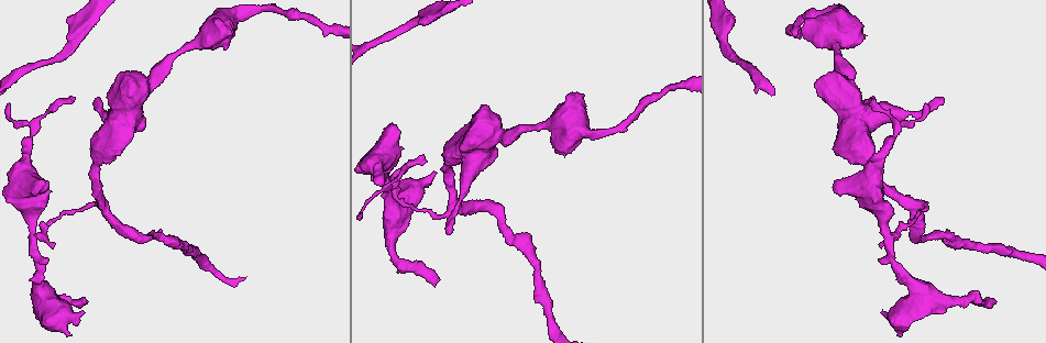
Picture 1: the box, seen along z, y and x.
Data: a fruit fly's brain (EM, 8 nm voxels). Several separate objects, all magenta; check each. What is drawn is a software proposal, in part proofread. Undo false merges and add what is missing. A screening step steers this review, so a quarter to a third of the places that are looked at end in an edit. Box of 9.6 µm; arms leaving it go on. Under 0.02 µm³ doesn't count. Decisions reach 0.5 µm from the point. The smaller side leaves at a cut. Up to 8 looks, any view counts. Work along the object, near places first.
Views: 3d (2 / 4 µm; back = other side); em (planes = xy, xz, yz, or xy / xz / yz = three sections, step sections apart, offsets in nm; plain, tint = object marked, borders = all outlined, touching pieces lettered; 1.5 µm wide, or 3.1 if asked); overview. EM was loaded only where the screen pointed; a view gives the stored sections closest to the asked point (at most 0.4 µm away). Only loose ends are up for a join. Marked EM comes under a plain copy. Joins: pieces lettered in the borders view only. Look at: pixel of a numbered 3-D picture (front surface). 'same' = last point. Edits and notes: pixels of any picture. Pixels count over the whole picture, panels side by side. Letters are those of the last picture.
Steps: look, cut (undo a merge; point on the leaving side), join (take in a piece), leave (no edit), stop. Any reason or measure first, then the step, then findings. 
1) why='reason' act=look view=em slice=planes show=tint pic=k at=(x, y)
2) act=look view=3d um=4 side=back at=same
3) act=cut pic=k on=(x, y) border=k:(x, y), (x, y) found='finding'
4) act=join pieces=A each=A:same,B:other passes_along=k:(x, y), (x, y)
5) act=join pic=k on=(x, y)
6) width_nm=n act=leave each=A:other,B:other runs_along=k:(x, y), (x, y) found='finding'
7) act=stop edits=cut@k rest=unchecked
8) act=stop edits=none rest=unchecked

act=look view=3d um=2 pic=1 at=(33, 236)

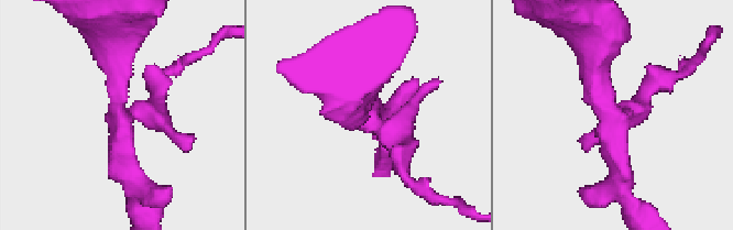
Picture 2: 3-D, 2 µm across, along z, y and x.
act=look view=em slice=xy step=4 show=borders pic=2 at=(617, 115)

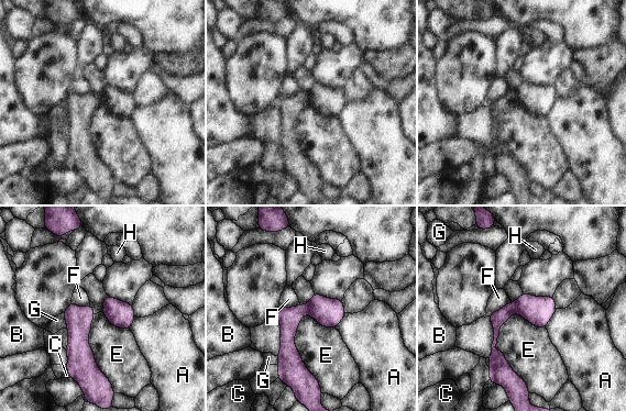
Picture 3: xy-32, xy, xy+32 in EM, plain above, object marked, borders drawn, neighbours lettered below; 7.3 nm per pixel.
why='another direction' act=look view=em slice=planes show=borders at=same

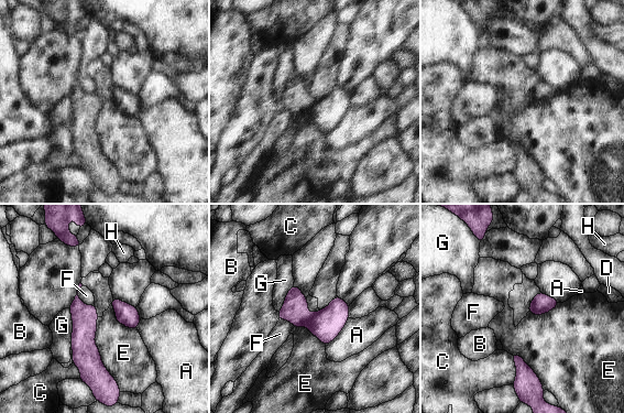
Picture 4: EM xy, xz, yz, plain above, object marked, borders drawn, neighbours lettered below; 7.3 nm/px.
act=cut pic=4 on=(295, 308) each=A:other,B:other,C:other,D:other,E:other,F:other,G:other,H:other part_leaving=4:(76, 301), (85, 354), (107, 376) found='a second cell is stuck on'

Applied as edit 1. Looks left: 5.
why='calibre changes' act=look view=3d um=2 pic=1 at=(97, 170)

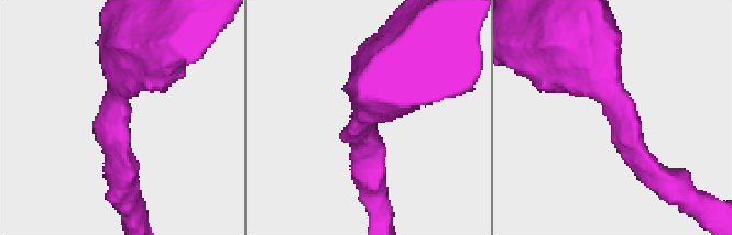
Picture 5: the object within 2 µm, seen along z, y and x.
arm_widths_nm=240,650 act=look view=em slice=planes show=borders pic=5 at=(620, 120)

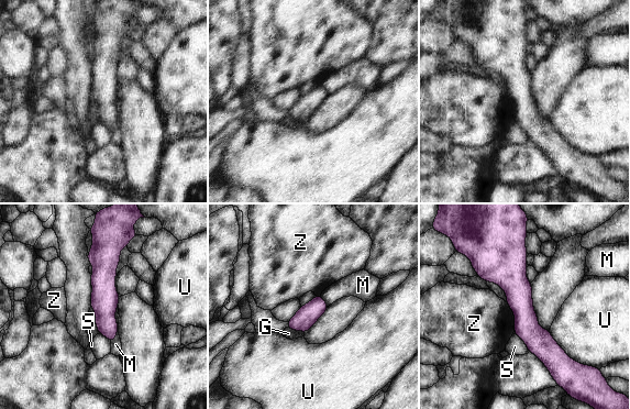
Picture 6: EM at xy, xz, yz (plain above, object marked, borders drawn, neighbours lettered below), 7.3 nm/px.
longest_contact=U:340nm act=leave each=G:other,M:other,S:other,U:other,Z:other runs_along=6:(520, 243), (526, 327), (552, 368) found='one cell here'

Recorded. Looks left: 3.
act=stop edits=cut@4 rest=unchecked

